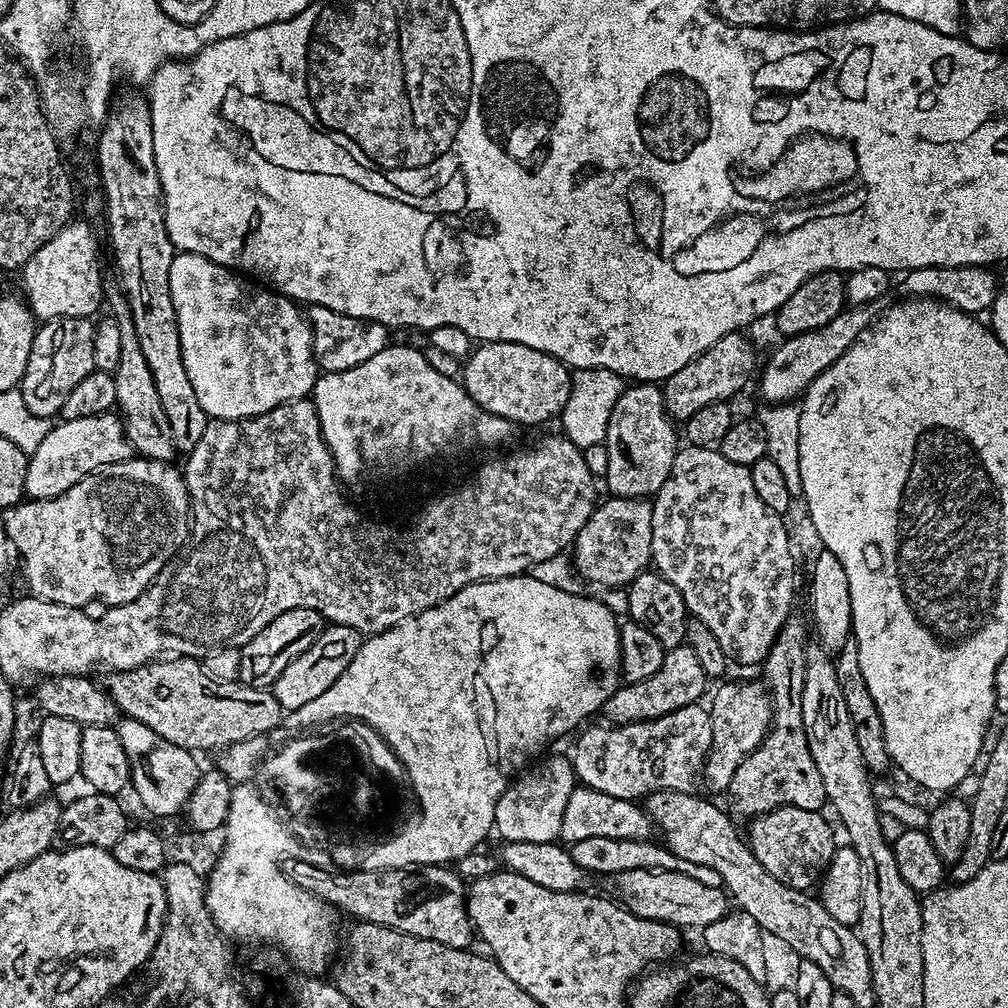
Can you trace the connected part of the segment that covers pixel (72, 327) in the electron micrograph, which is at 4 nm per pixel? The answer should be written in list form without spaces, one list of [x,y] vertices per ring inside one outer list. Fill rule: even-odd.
[[[63,316],[43,321],[37,327],[34,346],[30,346],[30,359],[26,361],[24,376],[18,389],[26,407],[34,415],[52,418],[60,413],[66,397],[74,386],[96,371],[94,366],[95,323],[87,316]]]

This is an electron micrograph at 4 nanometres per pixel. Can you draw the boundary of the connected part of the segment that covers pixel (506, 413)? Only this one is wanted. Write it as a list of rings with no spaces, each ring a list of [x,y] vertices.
[[[493,340],[481,343],[463,361],[462,383],[483,412],[506,418],[516,426],[544,424],[547,420],[555,421],[563,412],[570,398],[572,372],[567,364],[542,350]]]

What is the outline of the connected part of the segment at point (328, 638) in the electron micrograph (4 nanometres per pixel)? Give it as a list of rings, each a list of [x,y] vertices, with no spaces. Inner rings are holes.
[[[329,623],[323,634],[314,642],[314,646],[310,646],[306,654],[298,654],[298,658],[294,658],[294,662],[290,662],[290,666],[286,666],[282,674],[278,674],[270,689],[272,697],[280,703],[285,713],[299,713],[306,706],[306,702],[326,694],[326,690],[330,690],[330,686],[338,682],[346,666],[354,662],[354,654],[358,654],[361,643],[361,633],[355,632],[350,626]]]

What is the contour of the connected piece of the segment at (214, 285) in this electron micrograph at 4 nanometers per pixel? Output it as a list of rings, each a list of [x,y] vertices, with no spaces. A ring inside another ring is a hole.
[[[181,251],[173,255],[170,266],[170,298],[176,311],[186,375],[209,418],[248,420],[291,400],[305,399],[311,393],[318,375],[318,365],[312,356],[312,325],[297,301],[280,295],[271,287],[261,286],[233,269],[224,268],[210,258]]]

